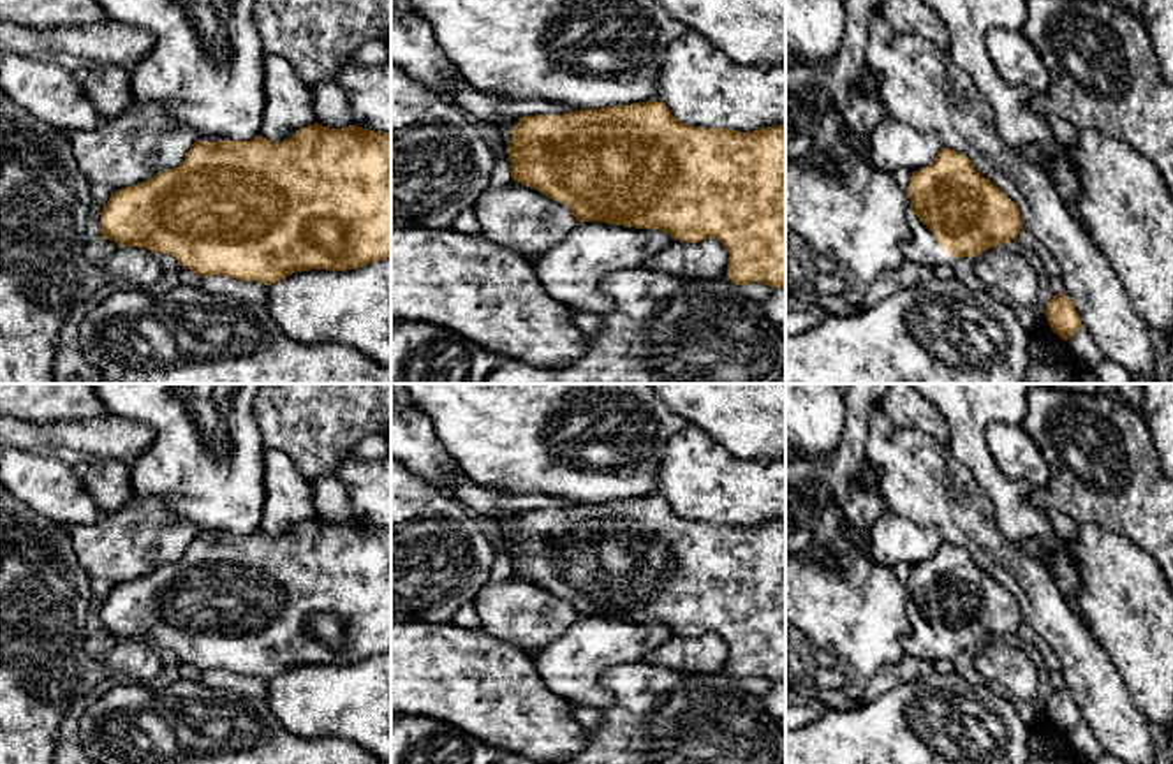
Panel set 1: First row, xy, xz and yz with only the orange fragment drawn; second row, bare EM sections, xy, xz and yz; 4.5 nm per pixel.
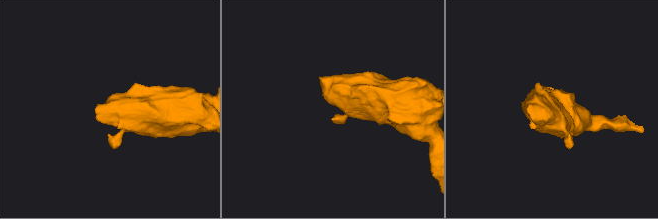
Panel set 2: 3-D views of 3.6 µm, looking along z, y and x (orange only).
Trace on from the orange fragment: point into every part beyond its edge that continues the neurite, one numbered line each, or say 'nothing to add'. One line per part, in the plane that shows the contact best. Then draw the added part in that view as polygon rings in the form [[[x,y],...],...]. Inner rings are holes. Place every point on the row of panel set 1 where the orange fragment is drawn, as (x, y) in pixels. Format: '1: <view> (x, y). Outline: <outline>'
1: yz (922, 249). Outline: [[[911,211],[909,213],[911,238],[902,243],[904,259],[925,268],[953,266],[953,259],[946,248],[942,248],[930,229]]]

